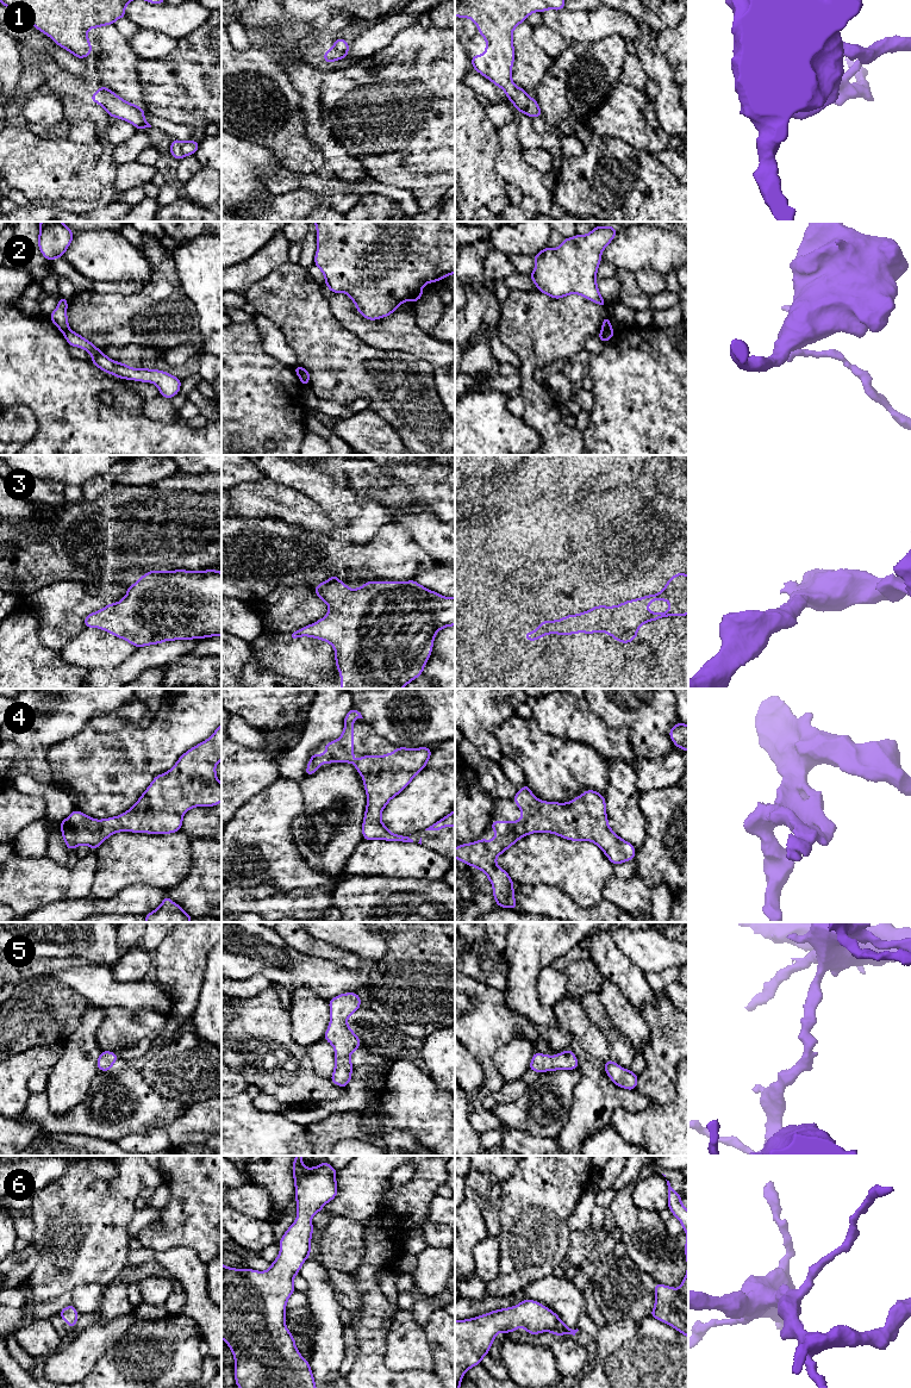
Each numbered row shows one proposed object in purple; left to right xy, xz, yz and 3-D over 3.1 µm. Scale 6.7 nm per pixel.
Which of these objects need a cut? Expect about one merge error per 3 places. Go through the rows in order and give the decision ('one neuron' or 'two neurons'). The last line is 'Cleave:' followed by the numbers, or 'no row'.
1: two neurons
2: two neurons
3: one neuron
4: one neuron
5: one neuron
6: one neuron
Cleave: 1, 2

